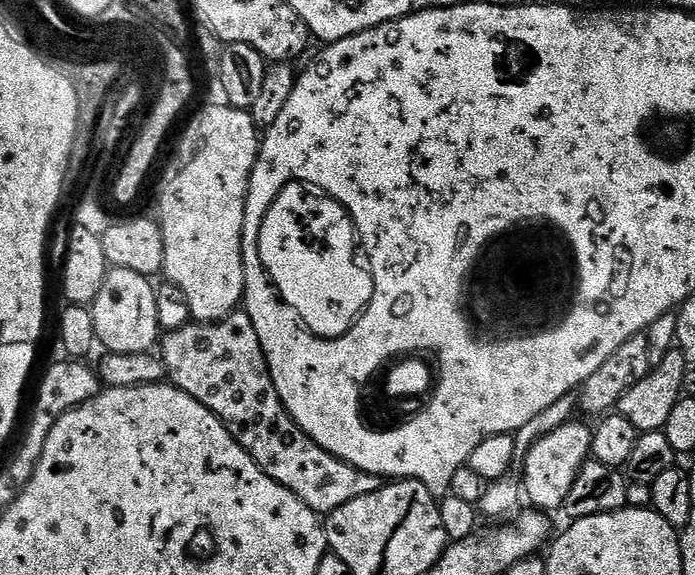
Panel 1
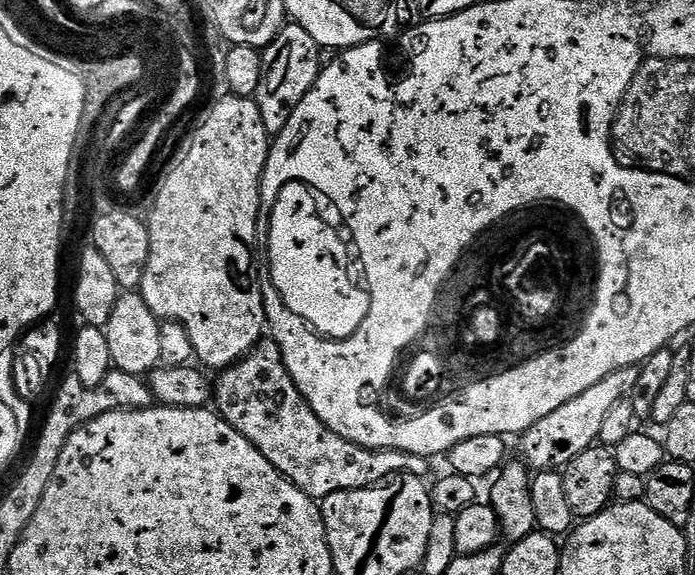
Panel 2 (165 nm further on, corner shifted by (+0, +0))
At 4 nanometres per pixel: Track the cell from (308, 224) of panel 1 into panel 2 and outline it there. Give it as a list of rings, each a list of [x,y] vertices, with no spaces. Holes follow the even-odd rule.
[[[295,180],[280,191],[268,218],[266,270],[271,274],[278,294],[282,294],[282,302],[286,302],[298,318],[306,321],[320,340],[350,338],[350,333],[364,322],[368,300],[352,278],[354,264],[365,262],[358,252],[360,240],[356,240],[356,228],[348,224],[348,216],[346,232],[334,236],[332,224],[328,220],[320,220],[320,210],[314,202],[311,186]]]

